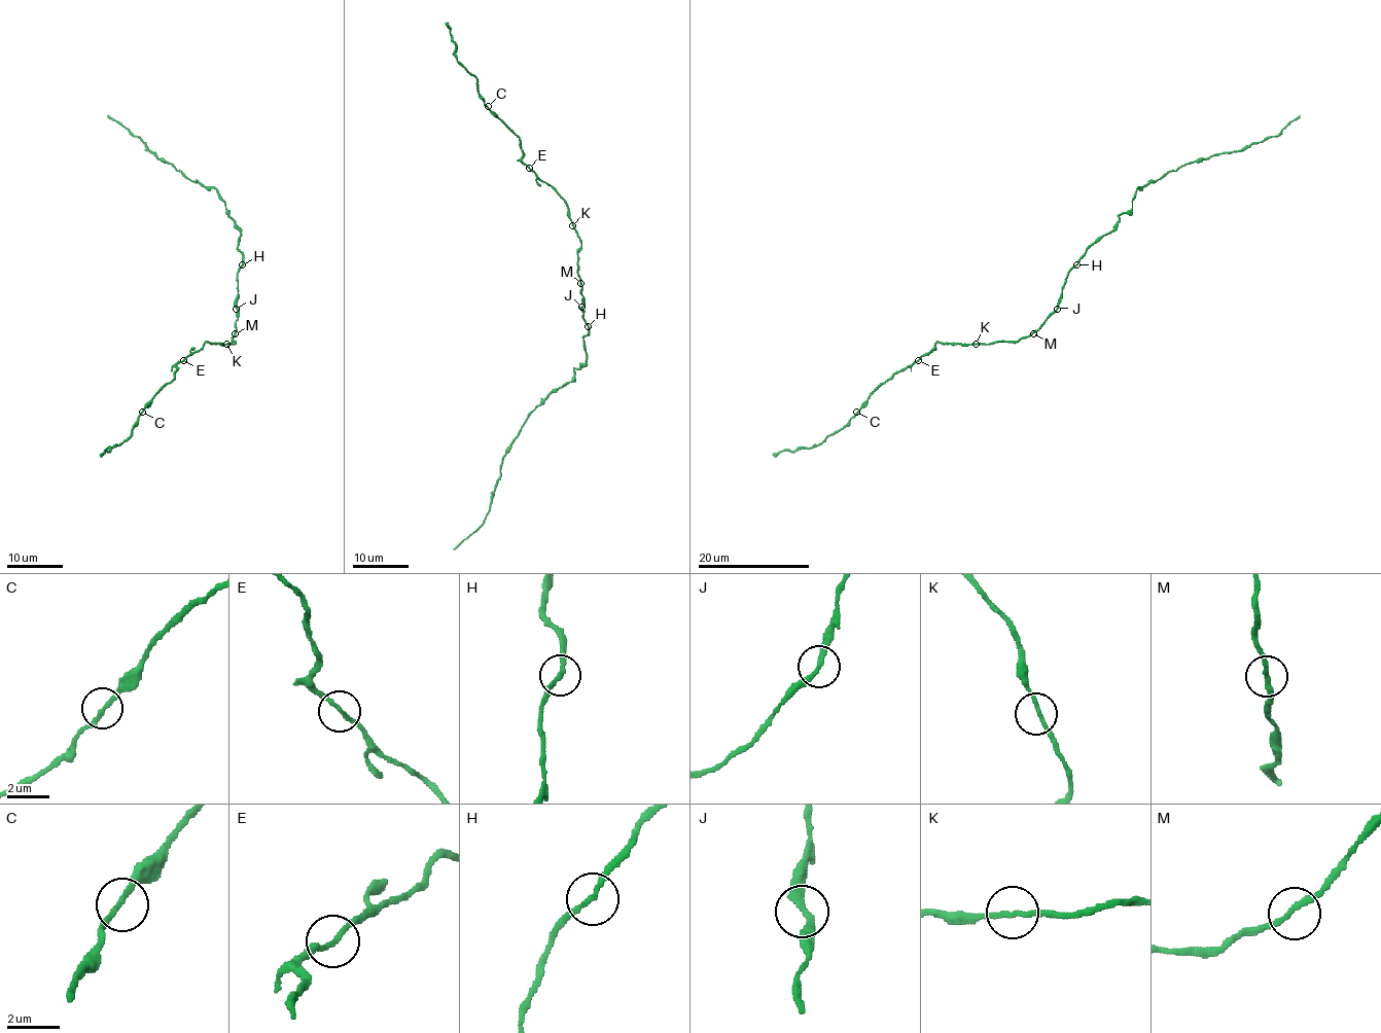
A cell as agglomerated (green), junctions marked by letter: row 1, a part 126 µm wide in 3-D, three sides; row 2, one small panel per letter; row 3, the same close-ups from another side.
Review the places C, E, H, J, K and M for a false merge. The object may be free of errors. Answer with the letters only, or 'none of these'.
none of these

